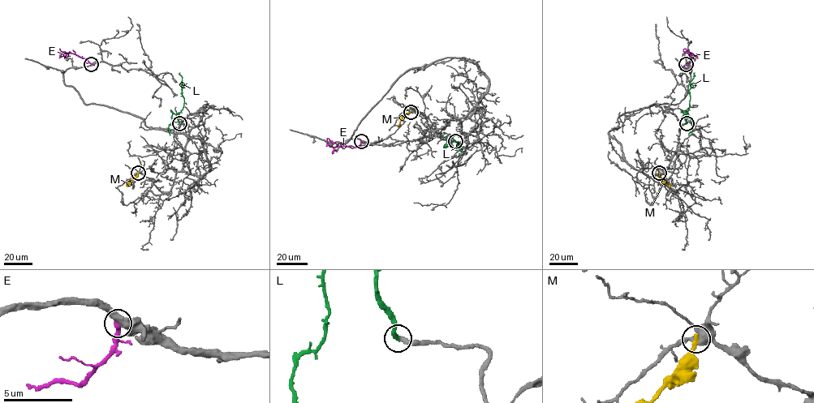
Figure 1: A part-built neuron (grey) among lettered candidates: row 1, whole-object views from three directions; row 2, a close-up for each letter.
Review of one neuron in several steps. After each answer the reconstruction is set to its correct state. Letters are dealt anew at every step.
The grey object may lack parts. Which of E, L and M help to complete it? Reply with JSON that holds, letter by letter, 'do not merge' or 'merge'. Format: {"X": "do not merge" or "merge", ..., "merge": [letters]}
{"E": "do not merge", "L": "merge", "M": "do not merge", "merge": ["L"]}

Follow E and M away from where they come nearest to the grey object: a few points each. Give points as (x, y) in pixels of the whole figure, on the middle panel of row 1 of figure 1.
E: (361, 140), (357, 147), (353, 147), (339, 146), (327, 138), (328, 141)
M: (411, 112), (402, 117), (398, 126)

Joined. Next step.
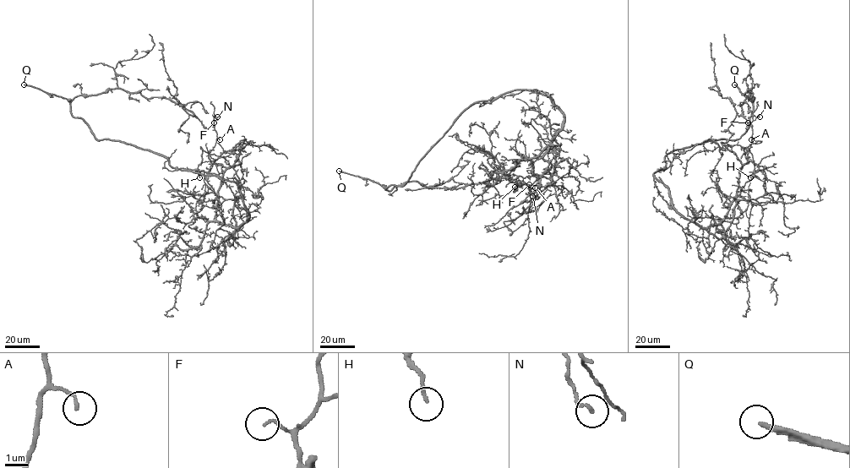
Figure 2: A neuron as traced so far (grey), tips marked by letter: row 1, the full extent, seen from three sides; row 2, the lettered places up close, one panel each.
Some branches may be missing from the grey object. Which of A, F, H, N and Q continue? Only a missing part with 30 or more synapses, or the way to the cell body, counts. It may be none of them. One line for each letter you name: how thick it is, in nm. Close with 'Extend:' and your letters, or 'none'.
Q: calibre 280 nm
Extend: Q

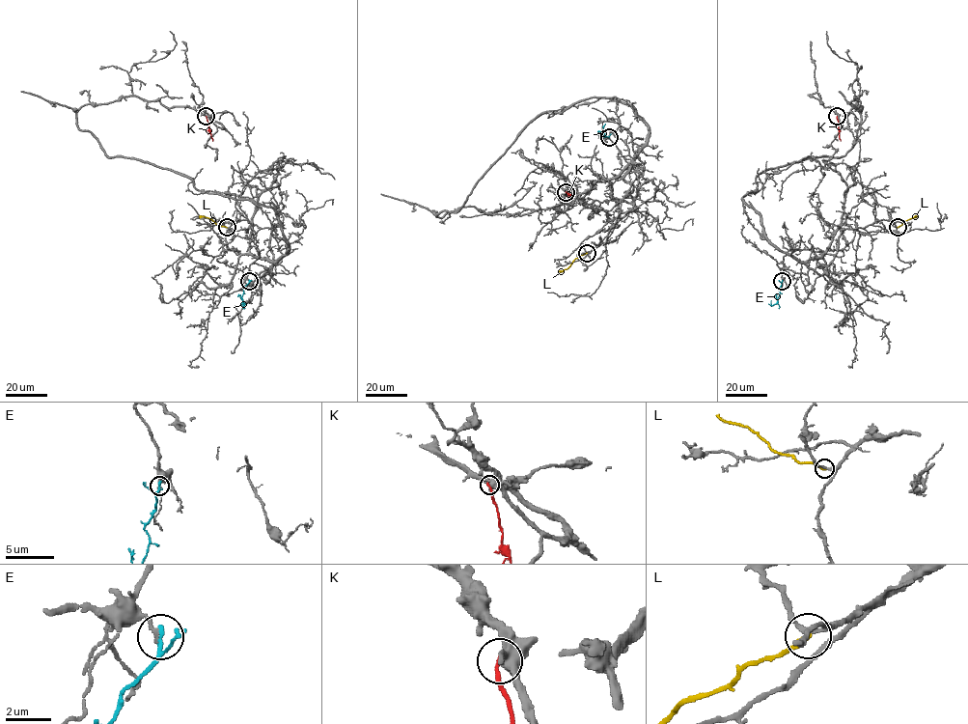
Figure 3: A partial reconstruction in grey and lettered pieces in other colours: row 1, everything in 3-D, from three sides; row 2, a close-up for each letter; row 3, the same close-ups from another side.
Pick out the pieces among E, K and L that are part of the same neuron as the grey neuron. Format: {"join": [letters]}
{"join": []}

